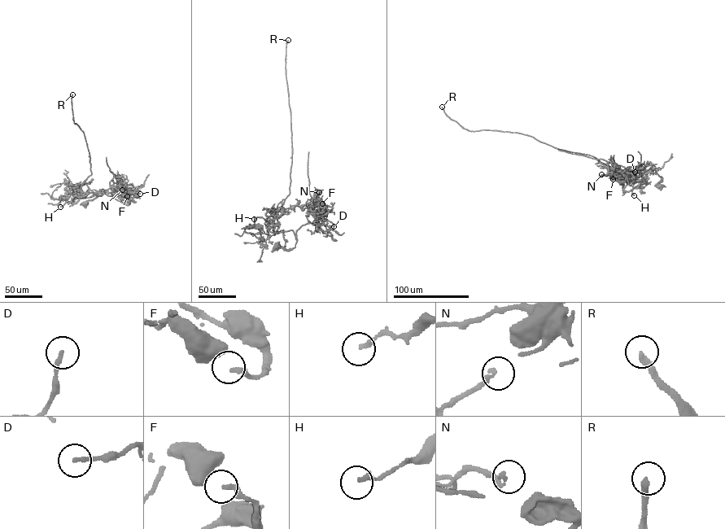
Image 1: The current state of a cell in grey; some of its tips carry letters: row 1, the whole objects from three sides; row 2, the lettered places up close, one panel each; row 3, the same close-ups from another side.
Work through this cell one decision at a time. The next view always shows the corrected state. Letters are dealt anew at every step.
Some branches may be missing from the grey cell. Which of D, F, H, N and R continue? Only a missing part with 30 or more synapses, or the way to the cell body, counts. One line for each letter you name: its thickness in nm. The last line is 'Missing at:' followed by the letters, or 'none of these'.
F: Thickness 150 nm
R: Thickness 280 nm
Missing at: F, R

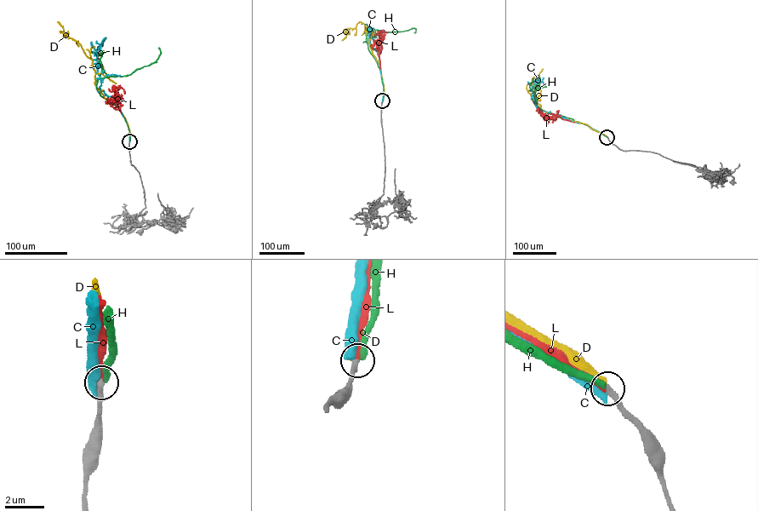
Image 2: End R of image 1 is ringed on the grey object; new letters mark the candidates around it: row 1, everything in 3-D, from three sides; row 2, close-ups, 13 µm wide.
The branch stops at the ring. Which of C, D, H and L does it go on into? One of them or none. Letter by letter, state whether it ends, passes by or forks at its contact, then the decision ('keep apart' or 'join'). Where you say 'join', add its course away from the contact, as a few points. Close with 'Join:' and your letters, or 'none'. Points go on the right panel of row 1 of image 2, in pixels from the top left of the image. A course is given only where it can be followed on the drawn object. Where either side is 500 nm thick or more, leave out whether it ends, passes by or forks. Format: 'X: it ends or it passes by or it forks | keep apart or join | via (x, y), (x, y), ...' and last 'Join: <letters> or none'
C: keep apart
D: it ends | keep apart
H: it ends | keep apart
L: it ends | join | via (606, 137), (585, 124), (562, 119), (561, 116), (547, 117), (554, 118)
Join: L

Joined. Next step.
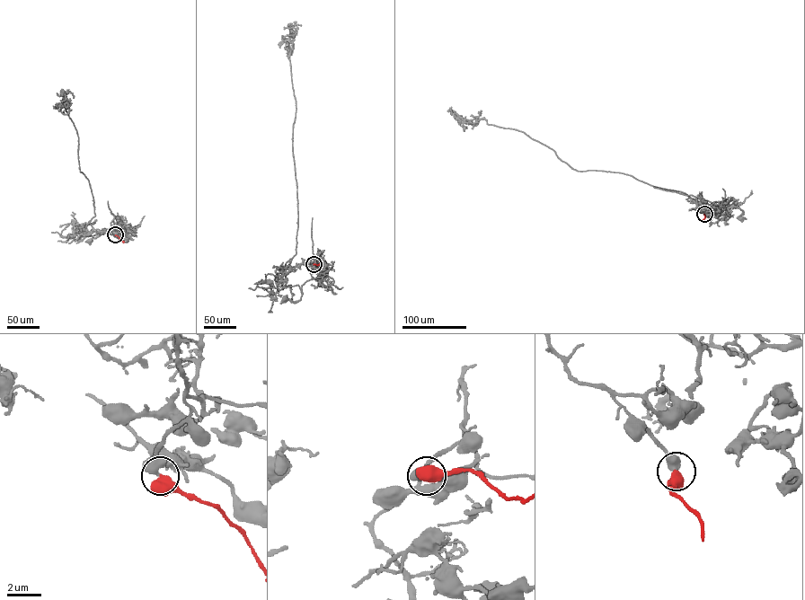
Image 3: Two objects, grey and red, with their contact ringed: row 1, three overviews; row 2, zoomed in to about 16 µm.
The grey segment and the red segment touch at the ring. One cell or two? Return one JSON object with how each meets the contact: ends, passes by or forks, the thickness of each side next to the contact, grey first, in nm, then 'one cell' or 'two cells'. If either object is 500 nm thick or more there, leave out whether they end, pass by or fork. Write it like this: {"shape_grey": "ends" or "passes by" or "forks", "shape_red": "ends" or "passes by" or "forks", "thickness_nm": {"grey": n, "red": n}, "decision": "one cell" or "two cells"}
{"thickness_nm": {"grey": 600, "red": 650}, "decision": "one cell"}

